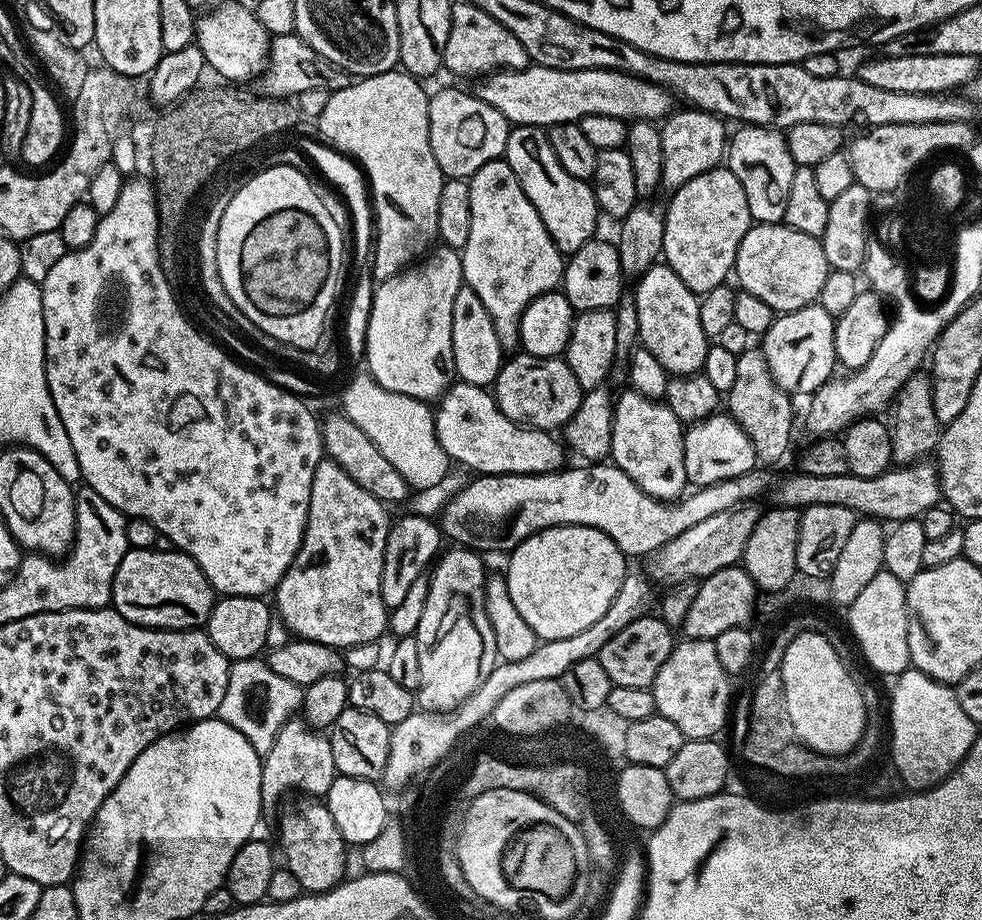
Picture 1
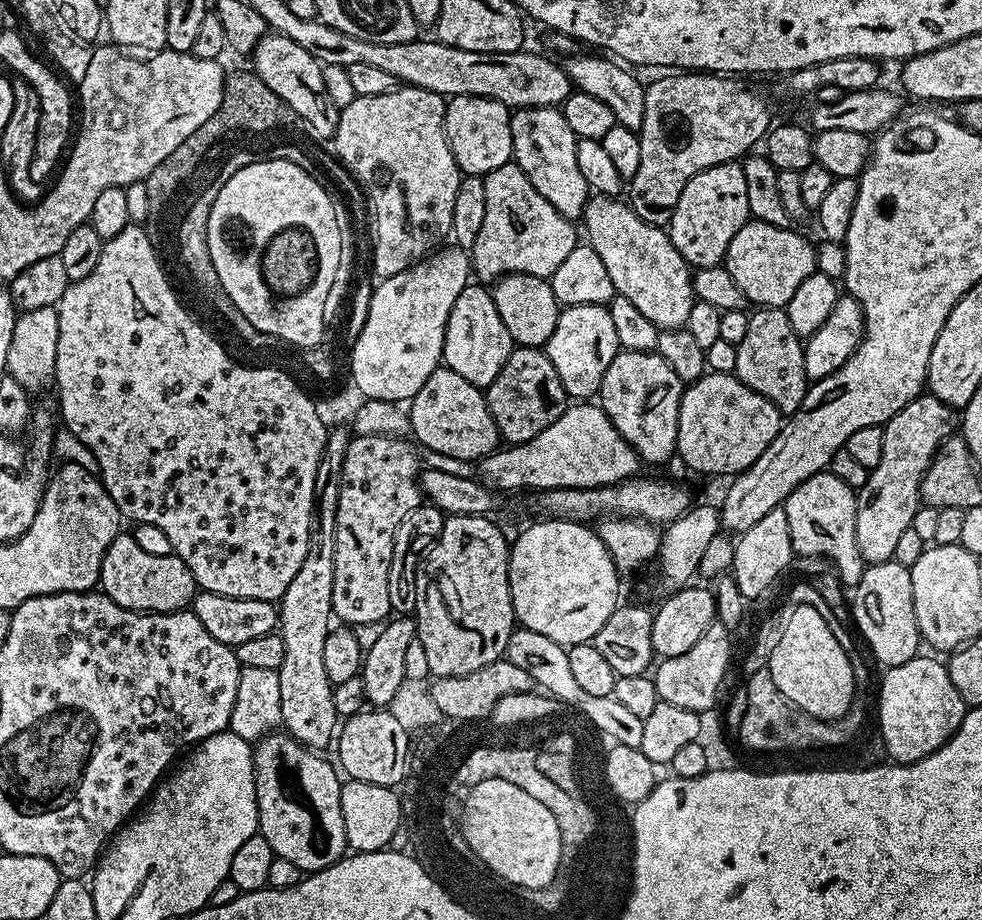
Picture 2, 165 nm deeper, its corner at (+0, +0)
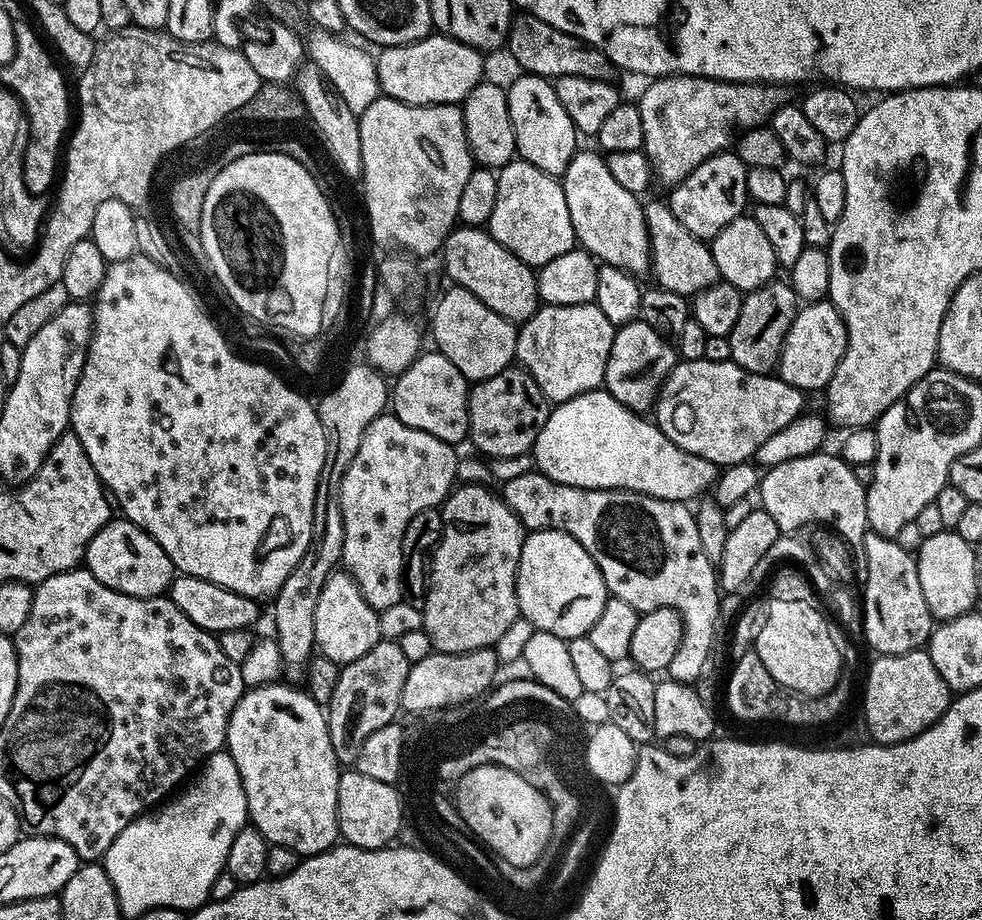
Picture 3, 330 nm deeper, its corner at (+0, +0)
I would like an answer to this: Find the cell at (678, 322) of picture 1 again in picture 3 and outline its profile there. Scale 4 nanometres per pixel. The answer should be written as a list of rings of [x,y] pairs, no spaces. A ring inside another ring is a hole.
[[[579,149],[560,178],[576,241],[597,261],[642,276],[651,269],[649,230],[643,203],[637,193],[623,189],[615,181],[604,156],[596,152]]]

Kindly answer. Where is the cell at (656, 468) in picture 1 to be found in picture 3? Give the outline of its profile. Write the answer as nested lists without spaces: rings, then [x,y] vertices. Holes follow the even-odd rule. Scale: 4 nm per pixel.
[[[631,320],[629,324],[619,325],[614,334],[610,358],[606,358],[603,387],[630,411],[651,413],[660,394],[660,387],[677,362],[678,353],[669,337],[658,334],[658,330],[654,330],[654,326],[645,320]]]

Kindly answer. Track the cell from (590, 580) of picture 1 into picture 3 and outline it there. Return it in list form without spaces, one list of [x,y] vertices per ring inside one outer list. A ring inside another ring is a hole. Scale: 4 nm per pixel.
[[[553,528],[532,530],[525,535],[516,571],[516,597],[519,615],[530,621],[533,629],[567,641],[587,636],[590,626],[598,622],[609,595],[594,558],[586,554],[582,542]]]

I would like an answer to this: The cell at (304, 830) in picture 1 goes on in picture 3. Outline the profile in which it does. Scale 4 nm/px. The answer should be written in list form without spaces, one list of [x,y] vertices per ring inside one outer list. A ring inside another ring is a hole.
[[[285,682],[274,684],[263,684],[257,688],[248,688],[239,702],[234,706],[228,723],[228,739],[226,750],[230,758],[234,758],[234,766],[238,766],[238,774],[242,774],[242,790],[246,790],[246,802],[248,803],[248,814],[251,827],[258,831],[268,841],[269,845],[290,846],[301,858],[317,856],[320,852],[326,852],[337,843],[340,836],[340,823],[338,822],[338,782],[342,765],[334,754],[334,746],[330,742],[330,730],[328,729],[328,718],[325,709],[314,698],[308,696],[303,687],[291,688]]]

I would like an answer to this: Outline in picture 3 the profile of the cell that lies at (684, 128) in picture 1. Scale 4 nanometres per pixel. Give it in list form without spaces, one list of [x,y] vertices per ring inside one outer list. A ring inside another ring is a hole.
[[[662,76],[649,84],[652,85],[638,99],[644,139],[642,151],[652,163],[653,177],[667,186],[681,184],[706,158],[725,151],[741,130],[767,125],[775,112],[790,100],[789,89],[783,84],[735,84],[733,80],[711,80],[705,76]]]

